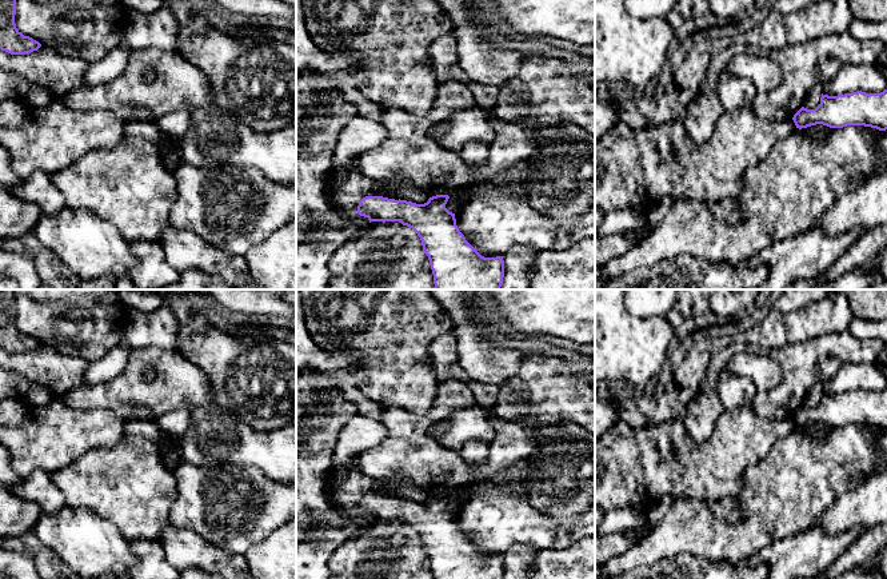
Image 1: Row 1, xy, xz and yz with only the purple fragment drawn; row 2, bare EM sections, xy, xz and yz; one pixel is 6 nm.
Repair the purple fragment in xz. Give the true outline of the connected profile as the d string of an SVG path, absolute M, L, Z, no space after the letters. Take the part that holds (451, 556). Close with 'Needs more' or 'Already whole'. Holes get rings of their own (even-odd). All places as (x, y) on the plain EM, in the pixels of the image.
M436 494L424 503L383 495L365 495L357 512L371 520L399 520L412 527L428 555L433 579L503 579L503 555L484 556L456 524L446 507L448 494Z. Already whole

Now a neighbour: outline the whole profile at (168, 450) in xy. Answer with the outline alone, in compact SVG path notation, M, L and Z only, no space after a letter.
M169 435L157 446L157 452L165 468L172 472L183 462L177 440Z

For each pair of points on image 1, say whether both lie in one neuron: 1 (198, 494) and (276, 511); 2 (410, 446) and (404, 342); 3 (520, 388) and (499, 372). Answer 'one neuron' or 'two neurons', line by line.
1: one neuron
2: two neurons
3: two neurons

